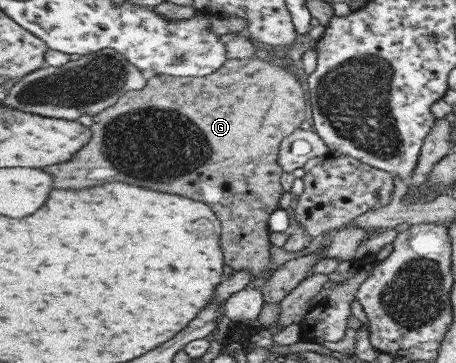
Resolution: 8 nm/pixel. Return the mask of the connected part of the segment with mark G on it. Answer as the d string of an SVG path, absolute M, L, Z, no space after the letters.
M259 58L249 59L232 59L229 60L215 74L206 75L197 78L174 78L168 75L155 75L148 77L147 85L140 90L133 90L123 95L116 105L105 109L100 114L93 116L92 124L92 141L77 152L68 162L60 163L47 167L47 171L57 181L57 189L85 189L85 187L93 187L97 185L97 181L107 179L107 181L123 181L123 183L133 183L139 187L149 187L155 191L169 191L175 195L183 195L194 200L201 200L211 205L223 223L225 251L224 260L226 265L235 270L249 270L252 279L261 278L263 272L275 273L279 267L274 267L271 262L271 241L269 241L269 220L270 215L277 211L282 205L281 200L285 195L285 189L281 187L281 175L284 169L278 162L281 151L282 141L289 137L296 129L301 127L303 119L305 119L305 107L307 107L307 99L305 99L305 91L303 85L297 81L297 77L293 72L287 71L287 68L279 65L273 65L269 61L263 61Z

